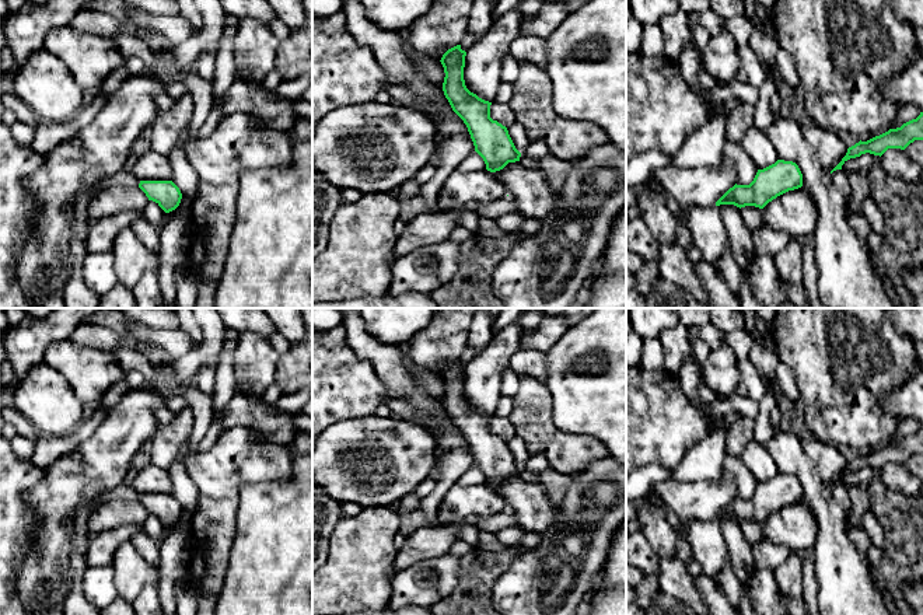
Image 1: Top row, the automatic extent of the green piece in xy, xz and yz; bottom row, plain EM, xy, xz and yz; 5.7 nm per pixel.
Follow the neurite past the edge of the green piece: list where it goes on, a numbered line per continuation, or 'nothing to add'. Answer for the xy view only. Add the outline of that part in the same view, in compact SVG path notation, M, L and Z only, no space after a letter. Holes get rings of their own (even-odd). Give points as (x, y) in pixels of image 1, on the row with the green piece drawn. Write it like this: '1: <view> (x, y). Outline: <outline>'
nothing to add

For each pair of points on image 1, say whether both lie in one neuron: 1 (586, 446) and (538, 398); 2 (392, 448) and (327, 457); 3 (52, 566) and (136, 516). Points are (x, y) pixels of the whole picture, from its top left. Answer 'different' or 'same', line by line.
1: same
2: same
3: different

